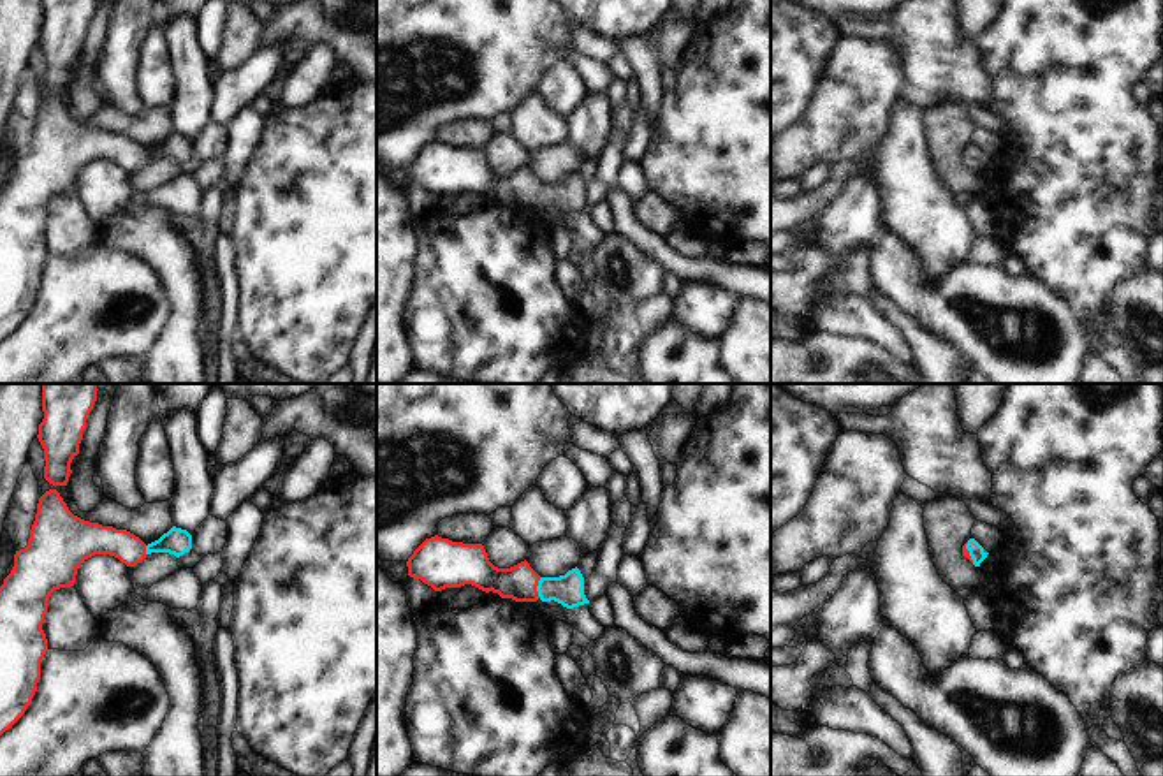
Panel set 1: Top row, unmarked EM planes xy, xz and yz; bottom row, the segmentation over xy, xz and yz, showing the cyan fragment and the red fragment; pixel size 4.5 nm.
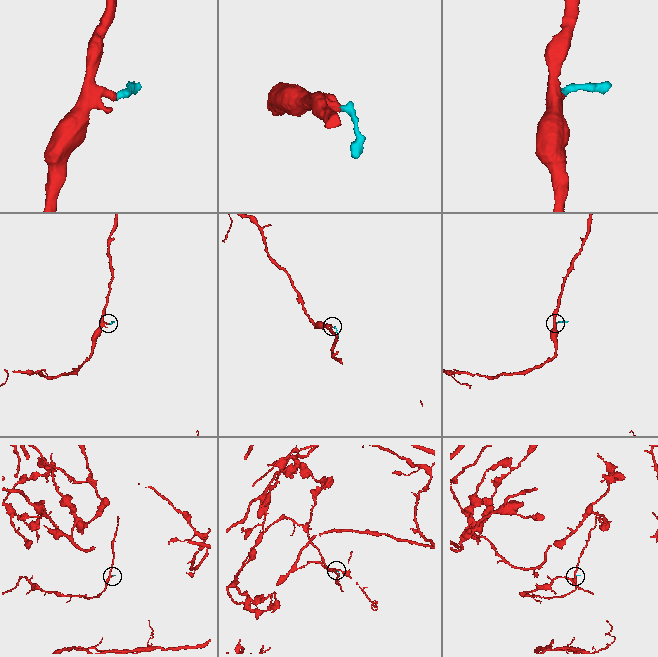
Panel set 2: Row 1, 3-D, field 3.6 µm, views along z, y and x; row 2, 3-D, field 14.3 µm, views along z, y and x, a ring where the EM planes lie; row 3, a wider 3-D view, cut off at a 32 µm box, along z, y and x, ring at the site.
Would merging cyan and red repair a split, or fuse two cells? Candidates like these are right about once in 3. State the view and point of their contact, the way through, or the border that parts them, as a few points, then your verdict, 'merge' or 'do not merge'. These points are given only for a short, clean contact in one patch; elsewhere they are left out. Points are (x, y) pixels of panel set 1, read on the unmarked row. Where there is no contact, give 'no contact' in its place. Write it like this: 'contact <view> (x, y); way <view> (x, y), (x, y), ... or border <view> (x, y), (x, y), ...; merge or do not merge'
contact xz (537, 194); way xz (569, 196), (537, 194), (519, 189); merge

